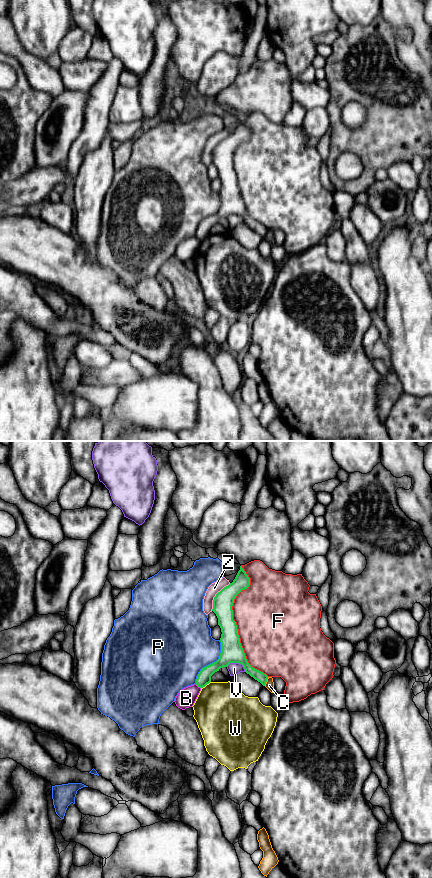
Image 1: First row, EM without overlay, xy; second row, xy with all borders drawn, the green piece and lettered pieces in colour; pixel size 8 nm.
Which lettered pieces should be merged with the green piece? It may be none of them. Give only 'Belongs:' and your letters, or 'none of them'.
Belongs: none of them

